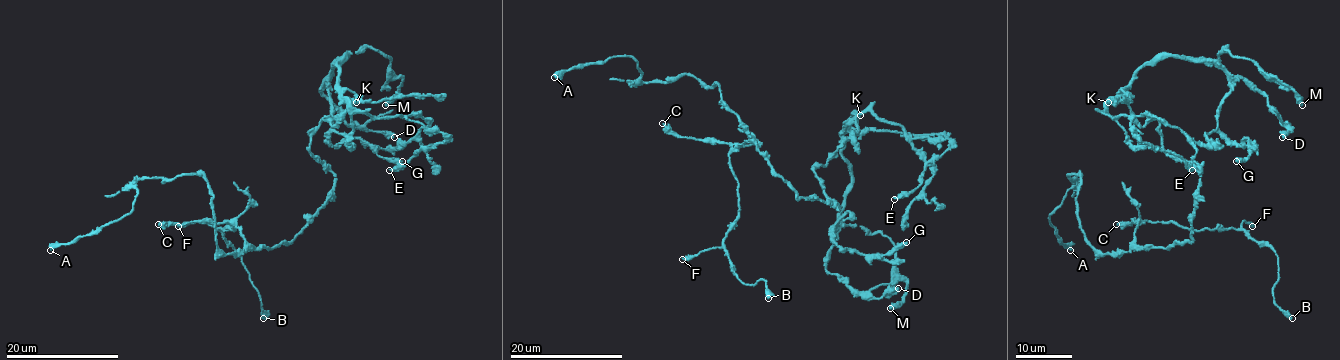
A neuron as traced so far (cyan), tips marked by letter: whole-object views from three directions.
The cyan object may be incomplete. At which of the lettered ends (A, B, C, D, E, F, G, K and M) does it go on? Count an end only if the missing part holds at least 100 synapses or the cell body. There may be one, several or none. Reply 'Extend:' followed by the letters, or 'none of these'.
Extend: none of these

